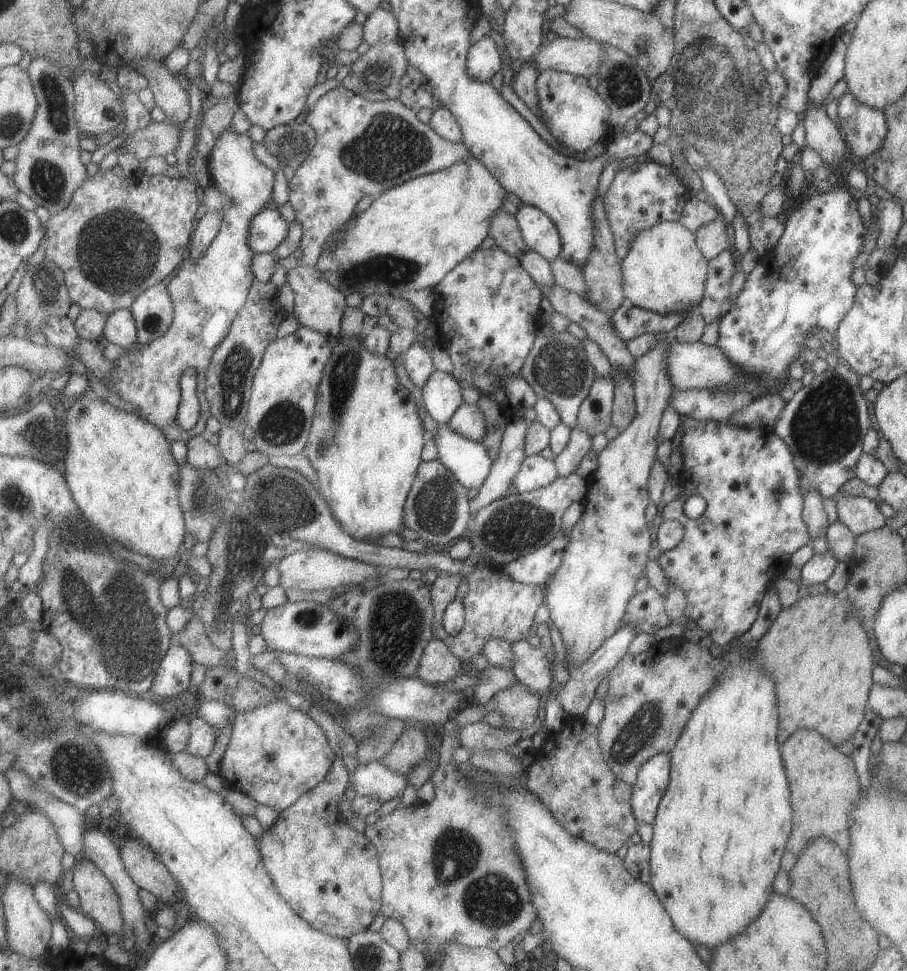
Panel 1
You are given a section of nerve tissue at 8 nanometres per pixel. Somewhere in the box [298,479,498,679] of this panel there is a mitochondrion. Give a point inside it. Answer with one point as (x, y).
(396, 623)

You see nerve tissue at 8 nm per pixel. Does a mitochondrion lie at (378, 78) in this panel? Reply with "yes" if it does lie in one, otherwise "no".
yes

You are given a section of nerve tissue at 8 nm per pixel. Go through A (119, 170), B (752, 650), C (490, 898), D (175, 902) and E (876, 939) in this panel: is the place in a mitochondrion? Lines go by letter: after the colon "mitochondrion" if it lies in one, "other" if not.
A: other
B: other
C: mitochondrion
D: other
E: other

